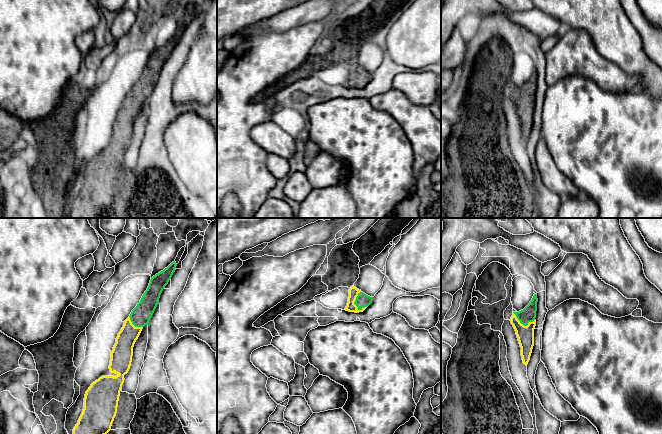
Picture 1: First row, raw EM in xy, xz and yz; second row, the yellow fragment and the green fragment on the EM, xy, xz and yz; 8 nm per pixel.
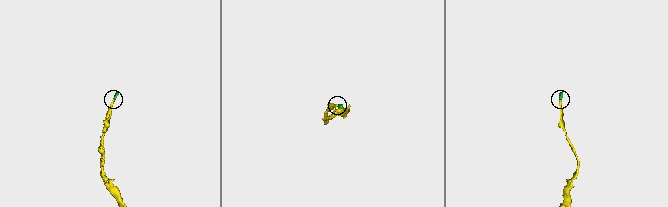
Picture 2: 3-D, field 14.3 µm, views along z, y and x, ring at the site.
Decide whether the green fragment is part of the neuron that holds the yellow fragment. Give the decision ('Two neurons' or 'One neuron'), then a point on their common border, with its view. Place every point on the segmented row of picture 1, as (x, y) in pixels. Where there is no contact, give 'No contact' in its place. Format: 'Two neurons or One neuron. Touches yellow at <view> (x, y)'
One neuron. Touches yellow at xz (354, 301)

